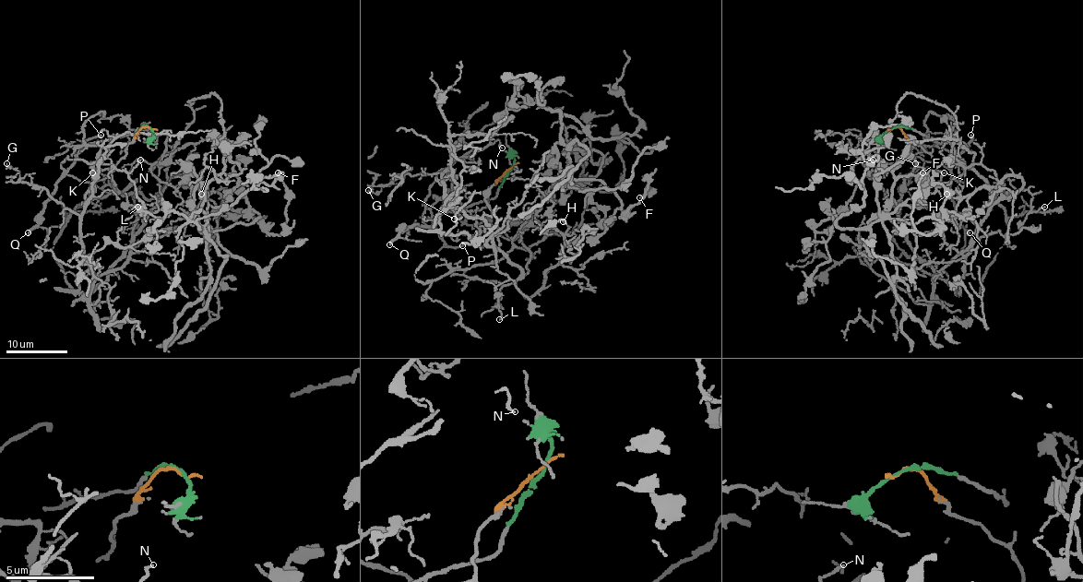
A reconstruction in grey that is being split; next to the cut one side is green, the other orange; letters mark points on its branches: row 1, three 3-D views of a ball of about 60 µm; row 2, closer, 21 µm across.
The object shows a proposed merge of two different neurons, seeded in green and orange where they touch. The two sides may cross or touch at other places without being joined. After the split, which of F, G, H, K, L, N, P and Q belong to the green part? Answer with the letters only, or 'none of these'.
F, N, P, Q

